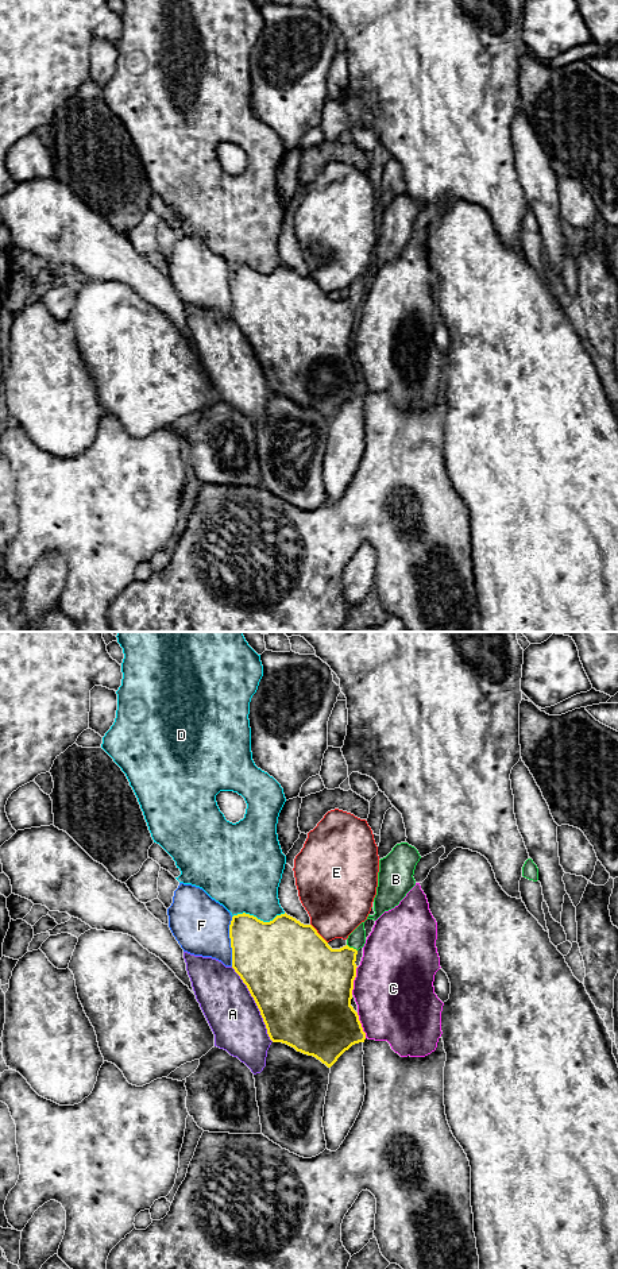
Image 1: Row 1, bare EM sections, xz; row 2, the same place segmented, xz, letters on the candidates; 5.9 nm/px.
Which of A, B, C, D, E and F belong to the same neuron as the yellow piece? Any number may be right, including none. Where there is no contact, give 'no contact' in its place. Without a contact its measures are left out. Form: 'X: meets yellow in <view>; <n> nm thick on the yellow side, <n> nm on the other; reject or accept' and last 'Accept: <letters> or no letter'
A: meets yellow in xz; 500 nm thick on the yellow side, 300 nm on the other; reject
B: meets yellow in xz; 360 nm thick on the yellow side, 110 nm on the other; accept
C: meets yellow in xz; 480 nm thick on the yellow side, 480 nm on the other; reject
D: meets yellow in xz; 440 nm thick on the yellow side, 380 nm on the other; reject
E: meets yellow in xz; 500 nm thick on the yellow side, 400 nm on the other; reject
F: meets yellow in xz; 420 nm thick on the yellow side, 340 nm on the other; reject
Accept: B

